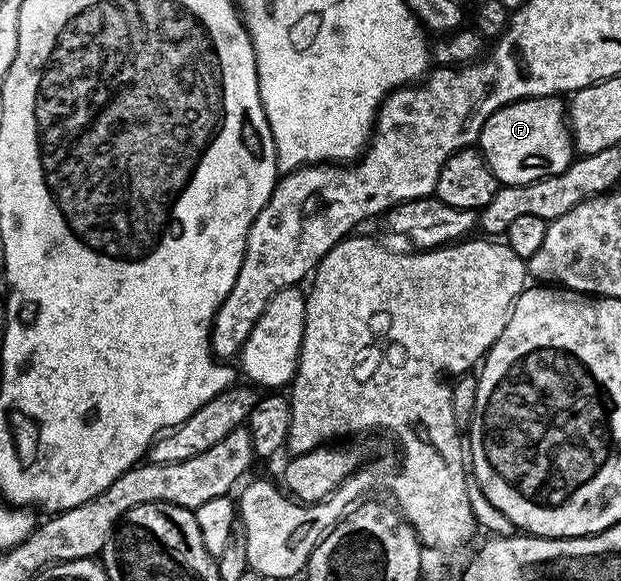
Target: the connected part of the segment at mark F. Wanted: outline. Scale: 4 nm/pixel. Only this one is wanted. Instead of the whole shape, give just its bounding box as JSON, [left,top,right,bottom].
[477,96,576,186]

